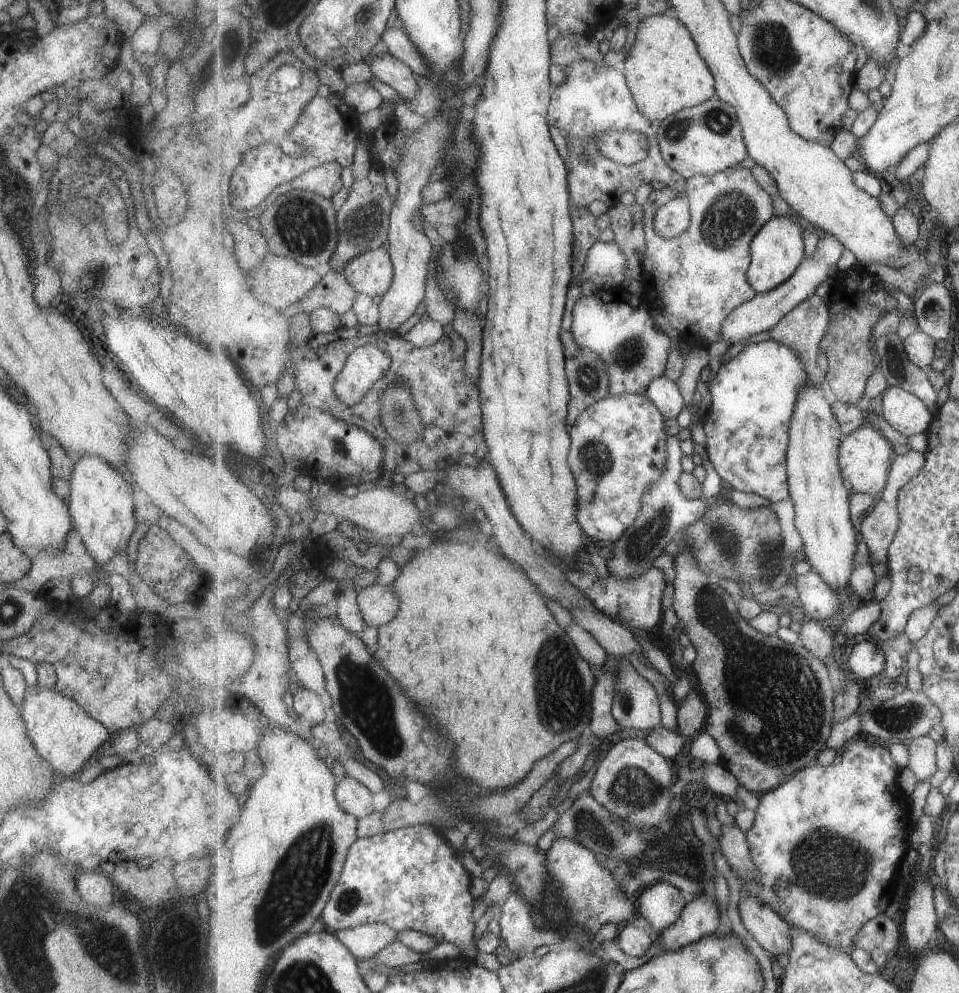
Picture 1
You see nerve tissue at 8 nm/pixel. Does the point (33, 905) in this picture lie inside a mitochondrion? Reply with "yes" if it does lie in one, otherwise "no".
yes

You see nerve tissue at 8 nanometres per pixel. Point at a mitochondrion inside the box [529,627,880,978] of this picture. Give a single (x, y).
(832, 862)

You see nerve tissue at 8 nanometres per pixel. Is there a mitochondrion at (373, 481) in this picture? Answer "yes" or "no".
no

